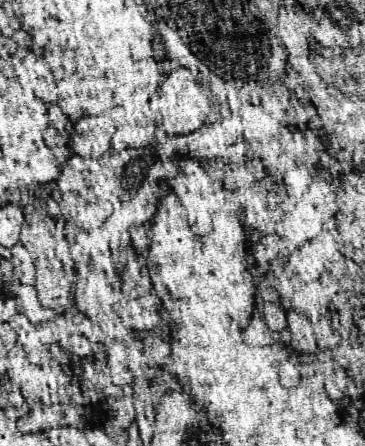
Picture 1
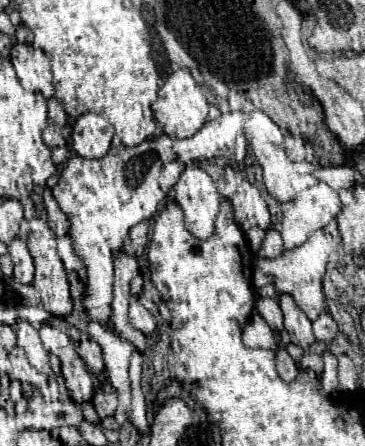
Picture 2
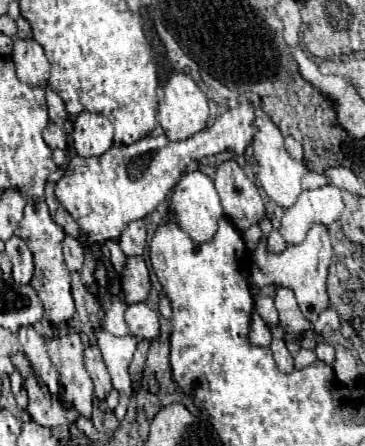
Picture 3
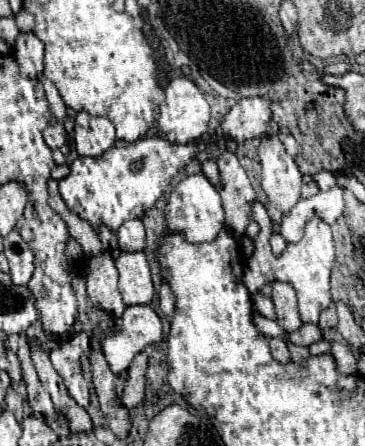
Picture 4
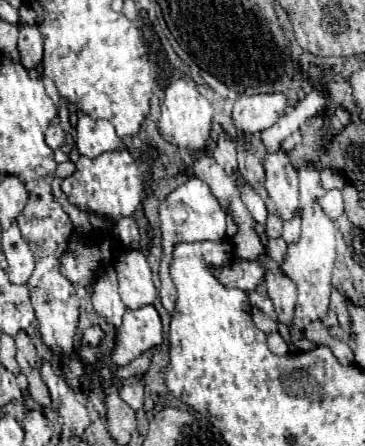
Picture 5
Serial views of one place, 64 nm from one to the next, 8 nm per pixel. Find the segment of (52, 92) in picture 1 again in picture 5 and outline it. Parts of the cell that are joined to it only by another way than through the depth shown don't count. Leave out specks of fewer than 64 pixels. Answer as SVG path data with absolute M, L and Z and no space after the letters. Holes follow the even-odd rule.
M20 26L18 38L20 62L26 70L34 70L42 62L42 36L36 26Z

